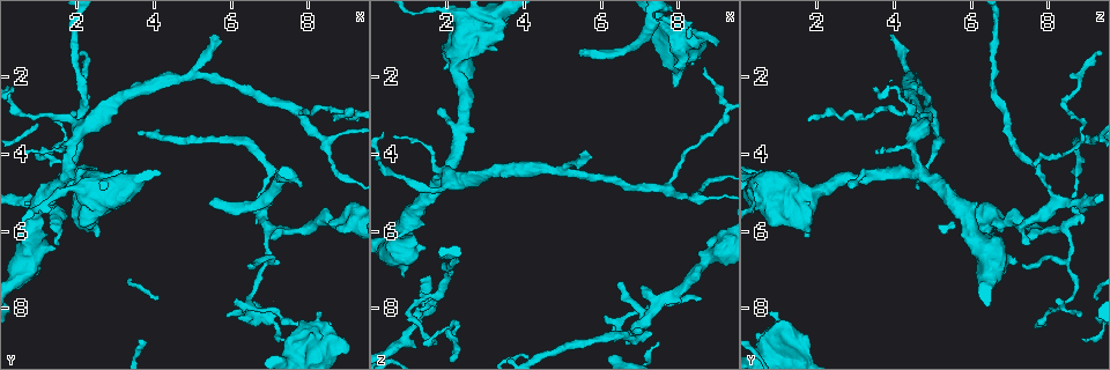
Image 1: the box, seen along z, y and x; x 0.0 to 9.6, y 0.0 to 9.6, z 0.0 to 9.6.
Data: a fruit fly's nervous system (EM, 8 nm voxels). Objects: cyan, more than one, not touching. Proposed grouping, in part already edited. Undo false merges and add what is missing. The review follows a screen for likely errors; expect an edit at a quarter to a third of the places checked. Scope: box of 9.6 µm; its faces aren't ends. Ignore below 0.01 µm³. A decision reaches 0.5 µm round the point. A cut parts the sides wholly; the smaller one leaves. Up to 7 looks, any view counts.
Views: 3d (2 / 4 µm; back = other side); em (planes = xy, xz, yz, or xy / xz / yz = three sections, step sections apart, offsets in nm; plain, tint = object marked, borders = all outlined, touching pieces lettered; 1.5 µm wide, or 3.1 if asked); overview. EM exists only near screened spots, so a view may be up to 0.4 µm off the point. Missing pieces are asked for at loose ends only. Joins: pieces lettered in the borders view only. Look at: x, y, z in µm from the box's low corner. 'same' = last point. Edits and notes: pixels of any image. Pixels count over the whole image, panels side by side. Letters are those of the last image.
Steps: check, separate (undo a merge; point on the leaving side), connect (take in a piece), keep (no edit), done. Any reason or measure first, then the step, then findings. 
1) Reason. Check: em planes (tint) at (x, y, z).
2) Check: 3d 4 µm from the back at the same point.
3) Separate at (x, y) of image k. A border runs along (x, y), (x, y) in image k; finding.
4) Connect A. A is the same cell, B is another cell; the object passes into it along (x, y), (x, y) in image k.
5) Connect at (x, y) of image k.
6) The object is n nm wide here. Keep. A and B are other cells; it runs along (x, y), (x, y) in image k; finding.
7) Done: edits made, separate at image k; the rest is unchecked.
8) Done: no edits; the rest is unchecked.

Sharp bend. Check: 3d 4 µm at (2.10, 2.80, 8.45).

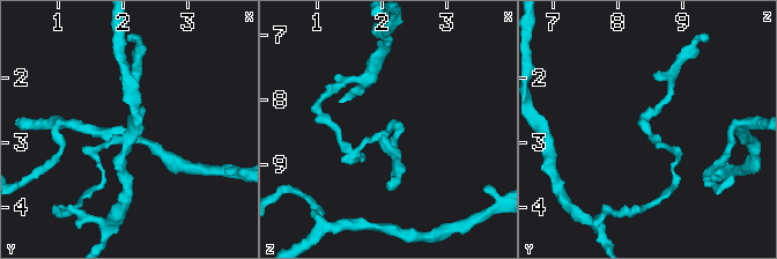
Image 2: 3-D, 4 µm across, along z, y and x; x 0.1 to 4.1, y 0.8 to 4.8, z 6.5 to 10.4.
Check: em planes (borders) at (2.15, 2.80, 8.50).

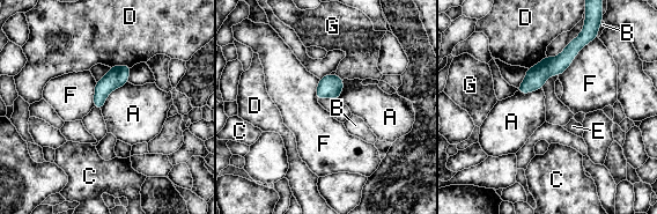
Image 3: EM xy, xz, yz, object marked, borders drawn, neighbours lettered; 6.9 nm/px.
The object is 60 nm wide here. Keep. A, B, C, D, E, F and G are other cells; a border runs along (595, 38), (558, 75) in image 3; one cell here.

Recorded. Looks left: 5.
Branch stops here. Check: em planes (borders) at (5.55, 0.90, 3.95).

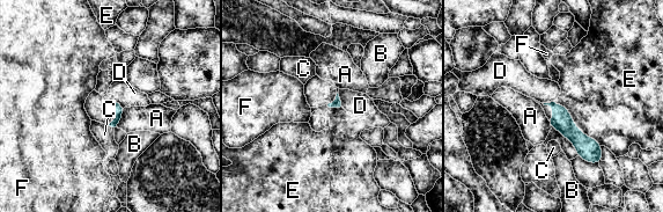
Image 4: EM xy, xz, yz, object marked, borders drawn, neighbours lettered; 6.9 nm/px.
Connect D. D is the same cell, A, B, C, E and F are other cells; it goes on there.

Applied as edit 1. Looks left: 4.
Check: overview.

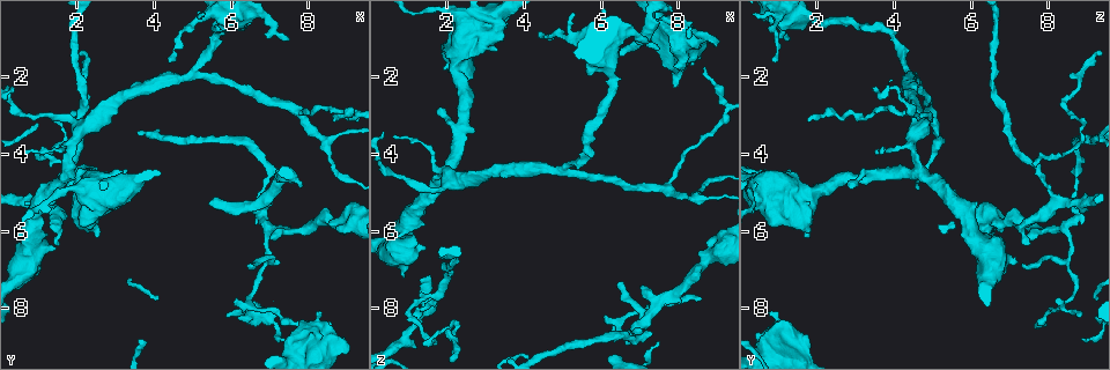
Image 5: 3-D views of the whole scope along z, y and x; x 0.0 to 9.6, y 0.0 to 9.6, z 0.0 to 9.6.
Long arm stops here. Check: em xy step 4 (borders) at (5.40, 5.20, 1.45).

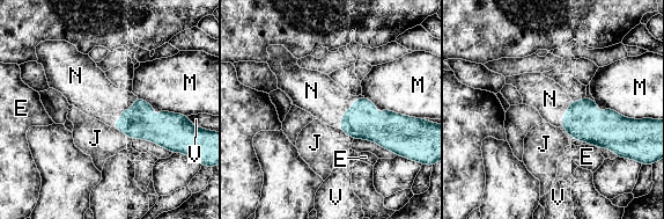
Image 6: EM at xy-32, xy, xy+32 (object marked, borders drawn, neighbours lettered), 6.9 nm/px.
Cut it another way. Check: em planes (borders) at the same point.

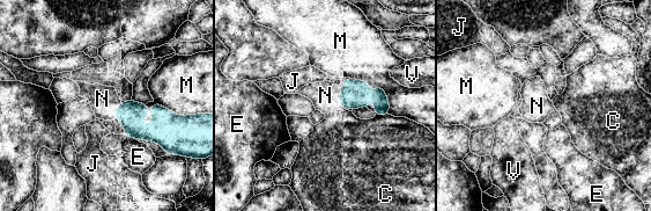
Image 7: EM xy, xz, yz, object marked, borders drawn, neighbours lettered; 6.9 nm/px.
Connect N. N is the same cell, C, E, J, M and V are other cells; the cell continues.

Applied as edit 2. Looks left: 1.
Done: edits made, connect at image 4, connect at image 7; the rest is unchecked.

